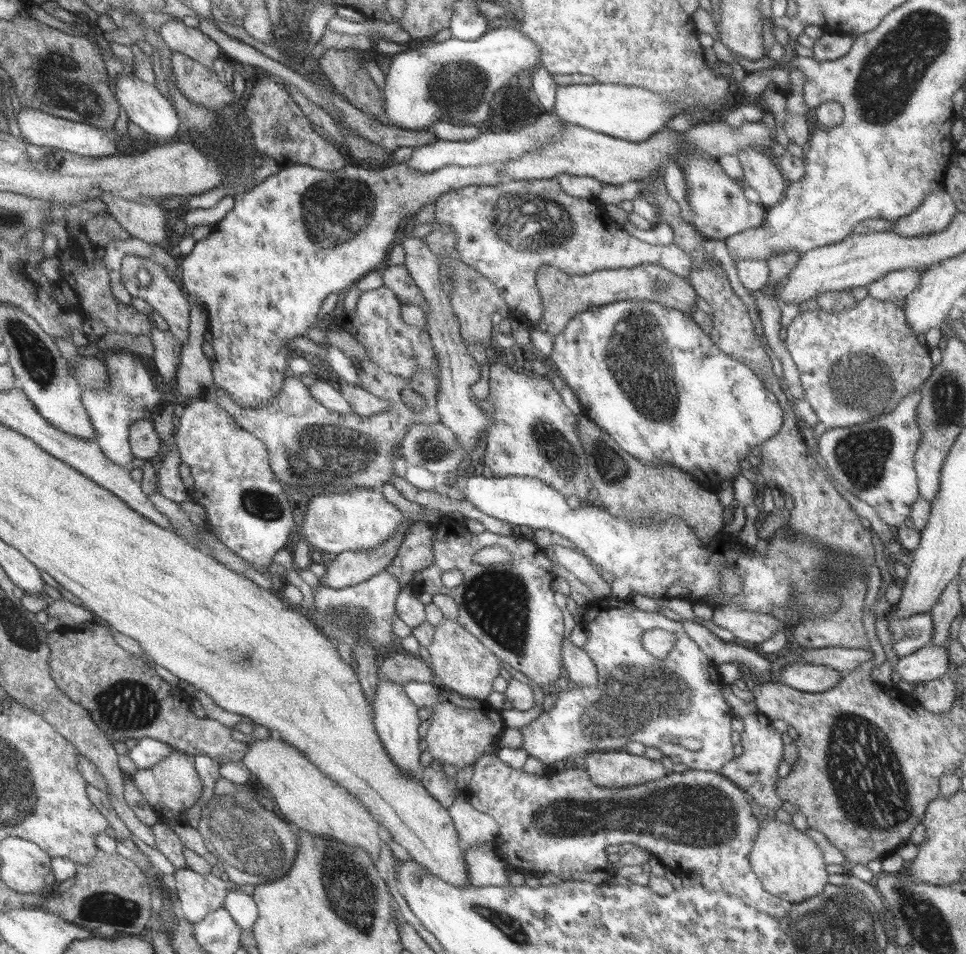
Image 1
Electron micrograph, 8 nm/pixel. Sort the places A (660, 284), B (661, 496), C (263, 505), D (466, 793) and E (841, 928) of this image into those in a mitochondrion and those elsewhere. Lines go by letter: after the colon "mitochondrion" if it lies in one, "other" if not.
A: mitochondrion
B: other
C: mitochondrion
D: other
E: mitochondrion

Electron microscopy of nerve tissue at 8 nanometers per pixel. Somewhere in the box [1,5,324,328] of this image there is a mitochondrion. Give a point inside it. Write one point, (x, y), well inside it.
(56, 76)

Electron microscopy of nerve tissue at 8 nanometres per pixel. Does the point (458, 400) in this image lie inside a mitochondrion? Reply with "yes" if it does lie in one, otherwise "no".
no

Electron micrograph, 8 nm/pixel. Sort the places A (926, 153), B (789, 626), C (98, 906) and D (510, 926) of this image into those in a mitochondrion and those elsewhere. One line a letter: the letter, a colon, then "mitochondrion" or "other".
A: other
B: other
C: mitochondrion
D: mitochondrion

